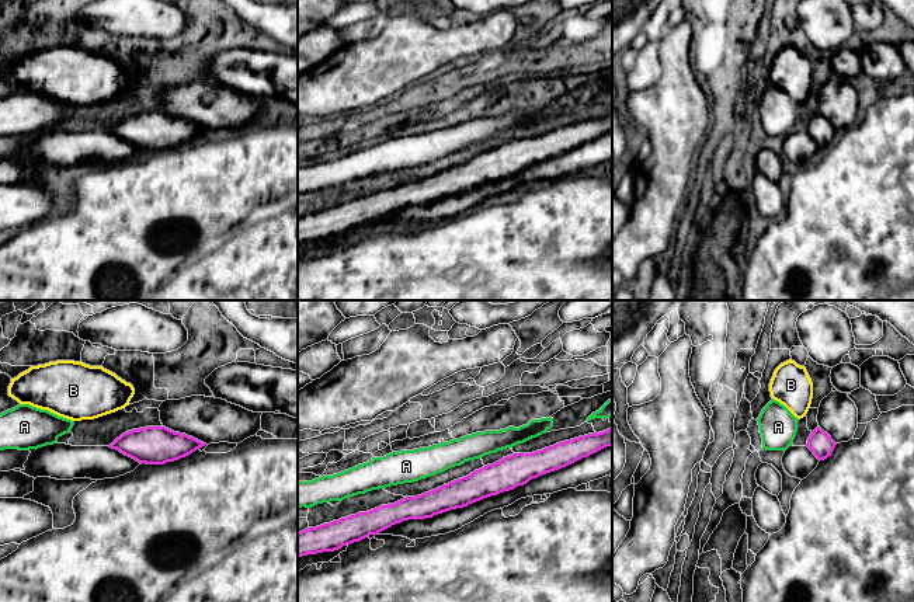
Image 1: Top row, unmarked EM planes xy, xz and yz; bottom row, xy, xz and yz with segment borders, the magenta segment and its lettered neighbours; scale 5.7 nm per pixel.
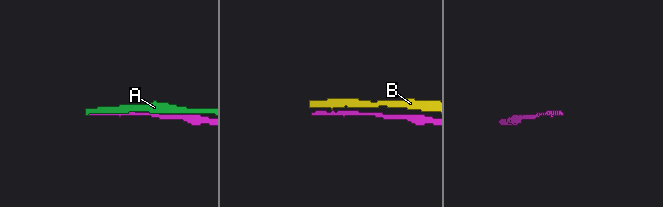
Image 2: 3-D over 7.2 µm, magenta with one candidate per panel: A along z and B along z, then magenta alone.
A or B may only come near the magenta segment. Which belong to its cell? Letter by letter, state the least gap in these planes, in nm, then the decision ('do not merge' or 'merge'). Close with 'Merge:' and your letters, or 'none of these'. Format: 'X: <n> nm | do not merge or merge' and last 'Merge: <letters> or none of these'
A: 40 nm | do not merge
B: 100 nm | do not merge
Merge: none of these

